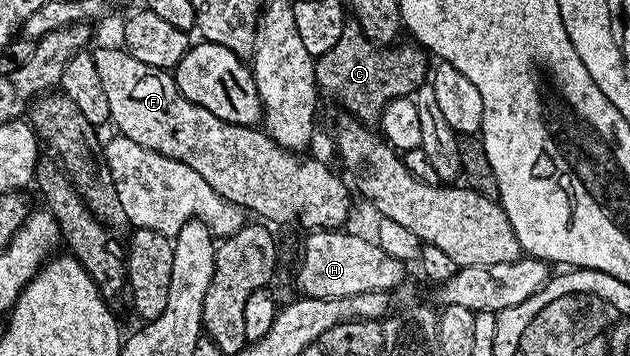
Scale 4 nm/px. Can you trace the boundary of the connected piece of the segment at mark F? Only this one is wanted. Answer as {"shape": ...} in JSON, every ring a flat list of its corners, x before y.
{"shape":[[125,47,93,49,92,55,96,74,100,74,100,82,108,98,110,120,121,135,132,138,132,142,148,150,156,150,156,154,164,154,176,162,192,166,192,170,196,170,196,174,200,174,200,178,204,178,216,194,247,213,255,212,258,215,255,217,271,225,302,223,306,230,338,230,345,225,342,223,350,216,352,192,347,181,341,175,338,177,328,165,318,160,305,160,305,155,280,147,261,127,225,124,216,118,216,114,204,110,204,106,188,102,167,69,153,68,148,66,148,62,140,62,140,58,132,58]]}

